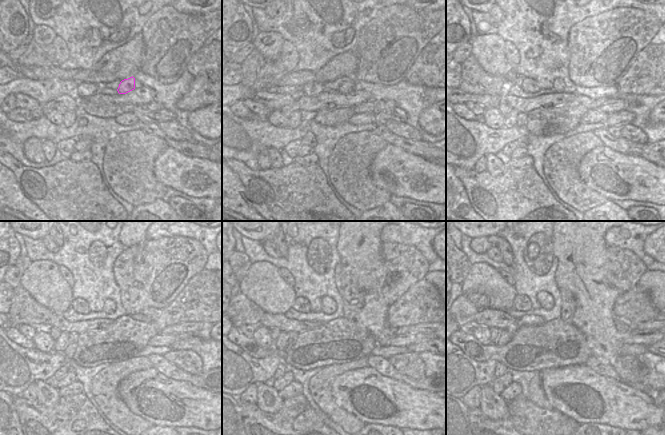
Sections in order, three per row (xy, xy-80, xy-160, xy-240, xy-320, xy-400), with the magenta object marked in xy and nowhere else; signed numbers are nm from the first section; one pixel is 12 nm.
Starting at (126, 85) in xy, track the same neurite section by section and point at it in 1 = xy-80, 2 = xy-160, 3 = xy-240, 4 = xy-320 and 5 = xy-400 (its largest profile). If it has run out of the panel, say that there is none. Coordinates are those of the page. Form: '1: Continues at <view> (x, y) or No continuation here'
1: Continues at xy-80 (346, 87)
2: Continues at xy-160 (558, 85)
3: Continues at xy-240 (109, 307)
4: Continues at xy-320 (328, 305)
5: Continues at xy-400 (546, 300)

